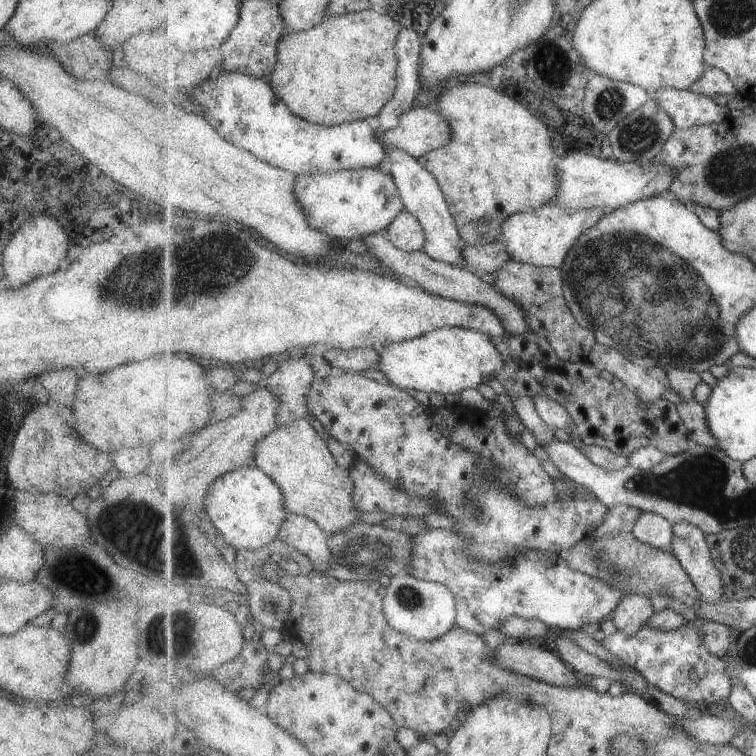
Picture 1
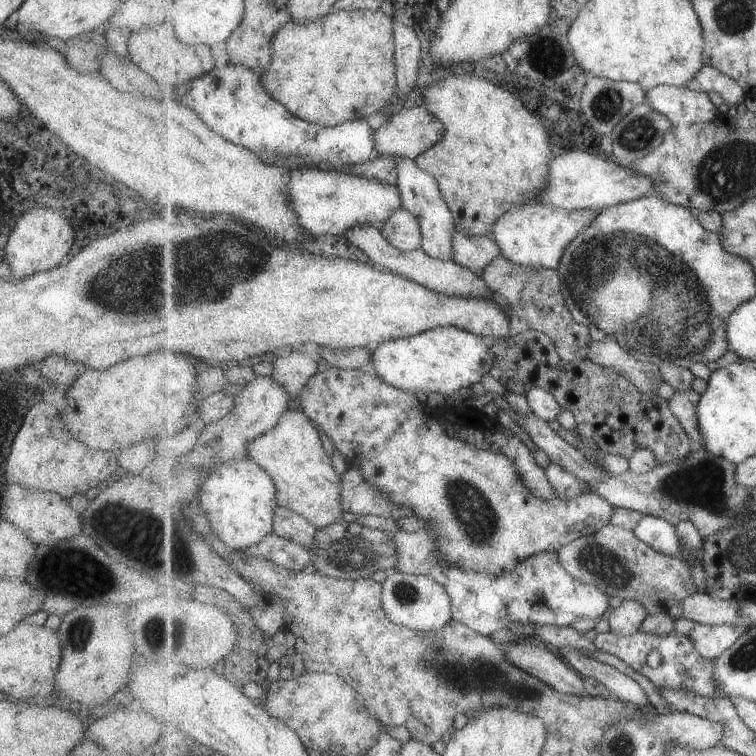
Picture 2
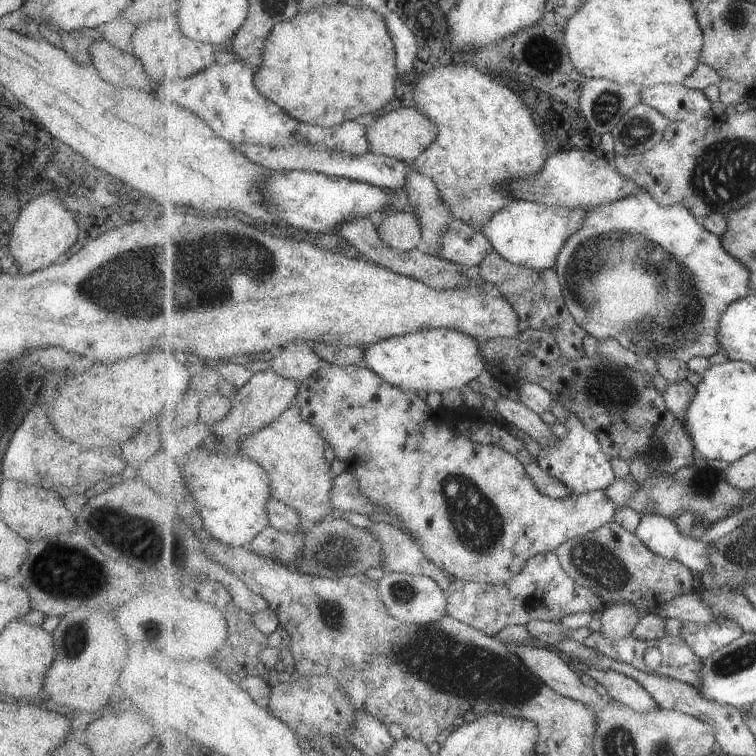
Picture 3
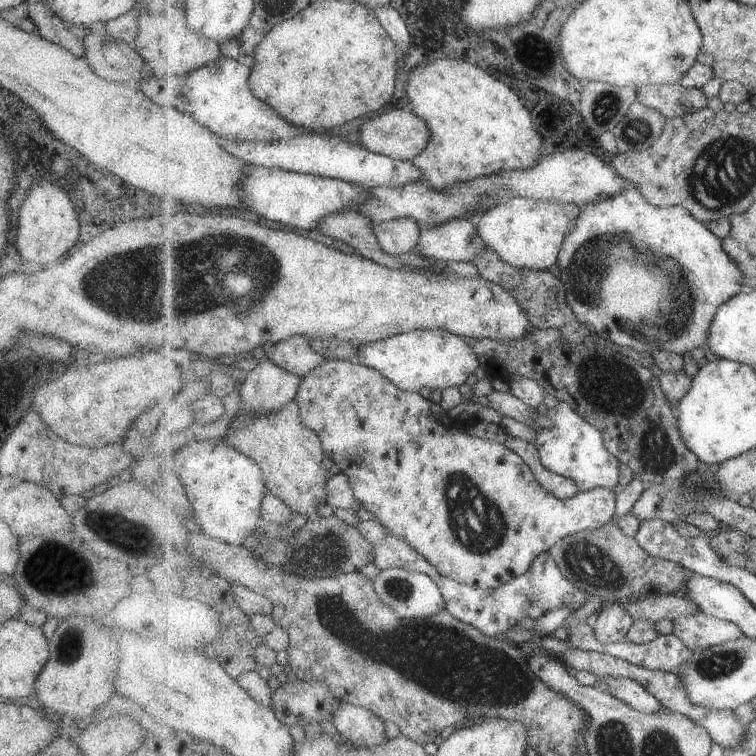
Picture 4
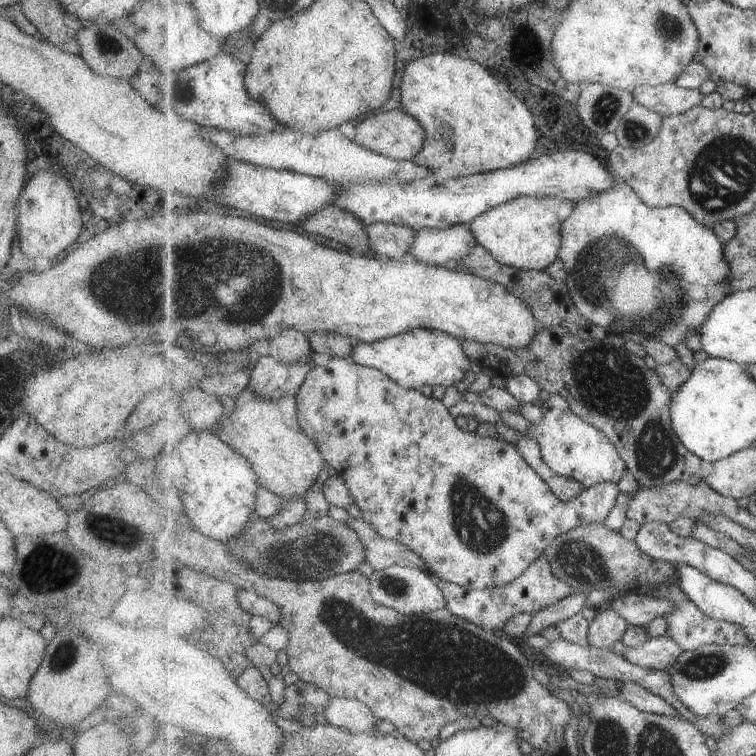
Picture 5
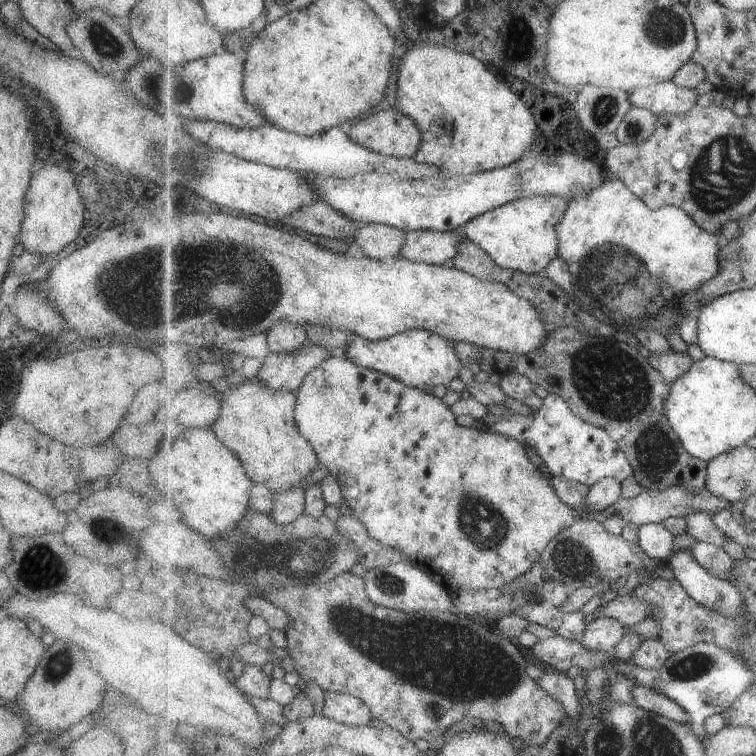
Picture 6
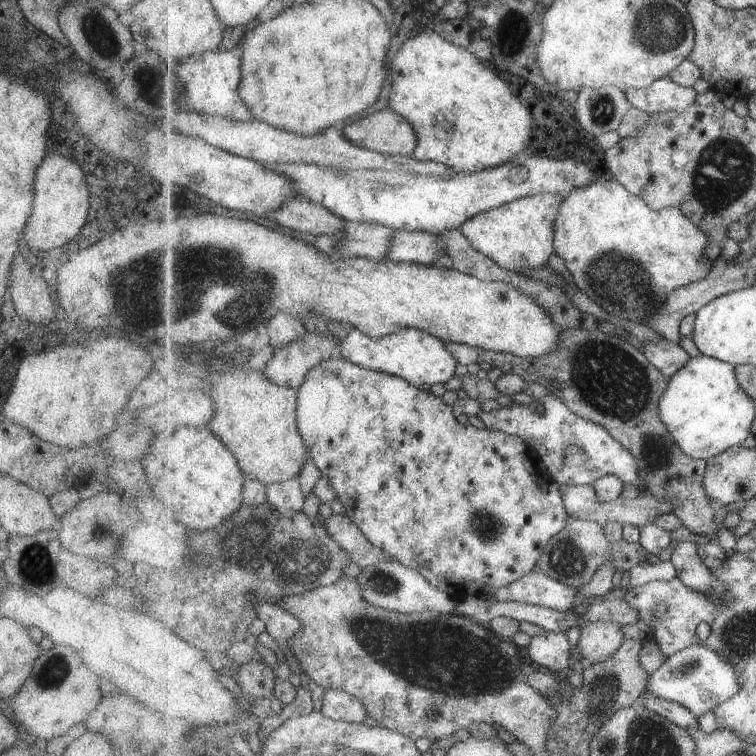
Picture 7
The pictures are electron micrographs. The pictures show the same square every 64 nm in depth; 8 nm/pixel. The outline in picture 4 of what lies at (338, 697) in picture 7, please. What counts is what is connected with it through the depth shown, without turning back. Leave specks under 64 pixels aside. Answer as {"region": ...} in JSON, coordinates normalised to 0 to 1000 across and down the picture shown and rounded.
{"region":[[[450,929],[439,956],[456,979],[481,991],[493,991],[513,979],[509,954],[468,931]]]}

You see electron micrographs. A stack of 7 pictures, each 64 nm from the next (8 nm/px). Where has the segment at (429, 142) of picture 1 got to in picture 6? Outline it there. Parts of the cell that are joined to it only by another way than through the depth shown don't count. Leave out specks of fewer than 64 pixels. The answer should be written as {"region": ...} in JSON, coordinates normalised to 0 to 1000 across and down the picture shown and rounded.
{"region":[[[520,140],[476,159],[462,180],[476,192],[526,210],[546,209],[558,193],[554,165]]]}

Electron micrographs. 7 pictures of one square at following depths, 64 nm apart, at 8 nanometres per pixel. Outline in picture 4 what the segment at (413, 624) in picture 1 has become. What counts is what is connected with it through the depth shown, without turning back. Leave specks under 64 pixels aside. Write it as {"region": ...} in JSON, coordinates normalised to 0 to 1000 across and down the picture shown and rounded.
{"region":[[[517,750],[505,754],[496,762],[495,774],[500,787],[513,799],[530,817],[567,817],[579,813],[590,804],[590,794],[585,779],[567,761]]]}

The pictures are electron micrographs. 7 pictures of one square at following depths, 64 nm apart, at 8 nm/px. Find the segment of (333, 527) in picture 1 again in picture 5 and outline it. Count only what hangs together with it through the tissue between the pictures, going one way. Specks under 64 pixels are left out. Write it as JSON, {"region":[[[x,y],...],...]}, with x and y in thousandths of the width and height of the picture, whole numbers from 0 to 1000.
{"region":[[[323,513],[312,525],[308,545],[295,553],[292,582],[321,599],[341,624],[344,640],[377,663],[403,660],[429,627],[427,602],[397,561],[394,529],[376,525],[357,530]]]}

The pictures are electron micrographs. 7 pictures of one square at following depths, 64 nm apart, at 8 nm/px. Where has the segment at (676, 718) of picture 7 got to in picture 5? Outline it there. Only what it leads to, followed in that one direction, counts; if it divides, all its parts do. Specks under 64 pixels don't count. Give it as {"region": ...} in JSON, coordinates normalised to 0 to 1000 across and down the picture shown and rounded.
{"region":[[[827,901],[820,907],[821,923],[832,927],[848,942],[898,947],[896,938],[888,934],[878,923],[857,914],[851,906],[837,901]]]}

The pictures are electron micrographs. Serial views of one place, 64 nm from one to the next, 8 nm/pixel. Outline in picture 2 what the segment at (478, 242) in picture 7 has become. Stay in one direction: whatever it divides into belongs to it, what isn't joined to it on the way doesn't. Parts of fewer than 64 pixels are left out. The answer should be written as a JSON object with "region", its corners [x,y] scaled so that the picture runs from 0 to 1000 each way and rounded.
{"region":[[[716,267],[679,274],[655,295],[651,313],[663,327],[664,337],[680,348],[712,356],[738,356],[754,320],[782,299],[792,280],[784,276],[754,279]]]}

